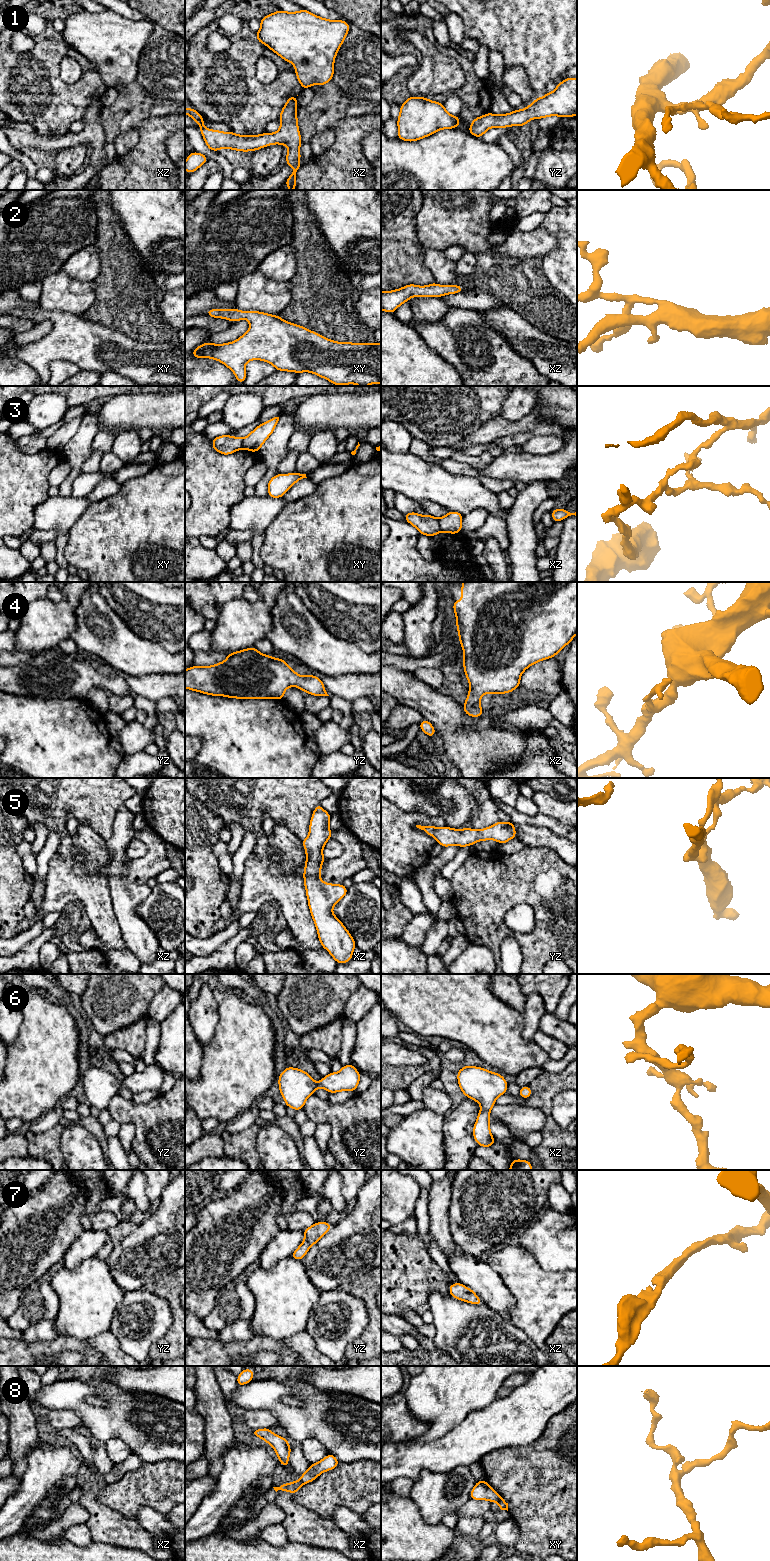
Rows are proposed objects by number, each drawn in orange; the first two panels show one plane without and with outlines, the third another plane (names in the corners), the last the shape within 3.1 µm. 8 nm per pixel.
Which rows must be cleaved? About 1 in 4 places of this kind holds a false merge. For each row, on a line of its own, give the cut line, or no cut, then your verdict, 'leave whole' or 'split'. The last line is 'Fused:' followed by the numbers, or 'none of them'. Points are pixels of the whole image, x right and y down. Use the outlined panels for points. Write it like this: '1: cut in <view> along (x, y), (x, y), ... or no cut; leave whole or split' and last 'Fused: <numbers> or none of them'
1: no cut; leave whole
2: no cut; leave whole
3: cut in xz along (437, 519), (441, 531); split
4: no cut; leave whole
5: no cut; leave whole
6: no cut; leave whole
7: no cut; leave whole
8: cut in xy along (500, 1497), (496, 1501); split
Fused: 3, 8

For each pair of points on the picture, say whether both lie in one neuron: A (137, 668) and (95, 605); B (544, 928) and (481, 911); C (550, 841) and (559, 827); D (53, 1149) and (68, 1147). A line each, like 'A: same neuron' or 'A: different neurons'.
A: same neuron
B: same neuron
C: different neurons
D: different neurons

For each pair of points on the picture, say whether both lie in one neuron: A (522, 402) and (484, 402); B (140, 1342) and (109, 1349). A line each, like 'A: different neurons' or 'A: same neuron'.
A: different neurons
B: different neurons

